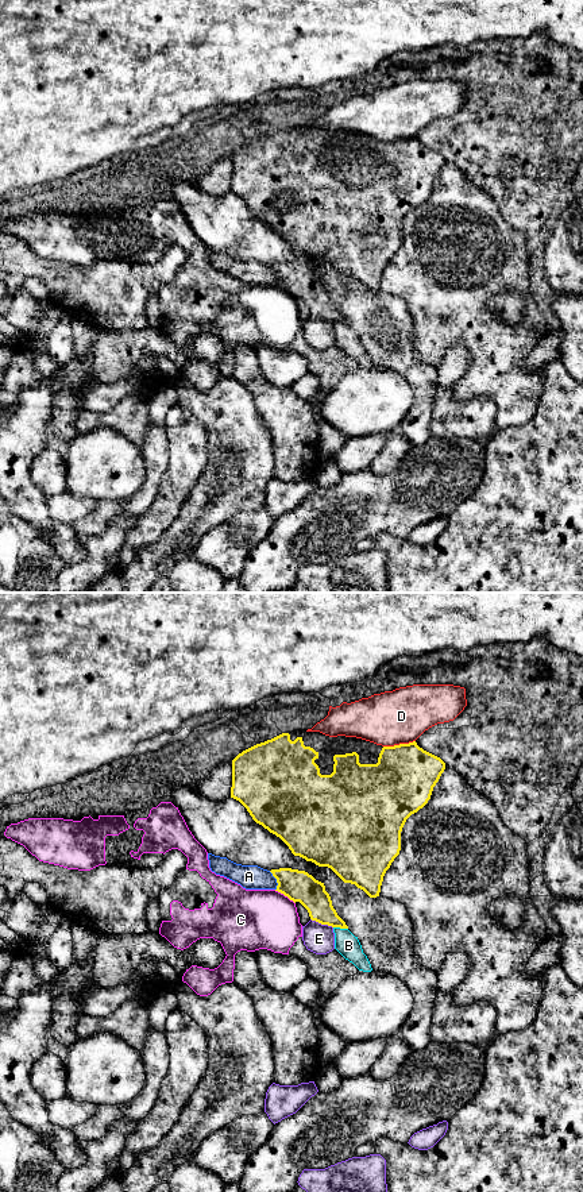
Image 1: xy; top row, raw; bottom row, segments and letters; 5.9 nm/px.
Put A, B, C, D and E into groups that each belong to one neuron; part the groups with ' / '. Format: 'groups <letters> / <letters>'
groups A B / C / D / E

